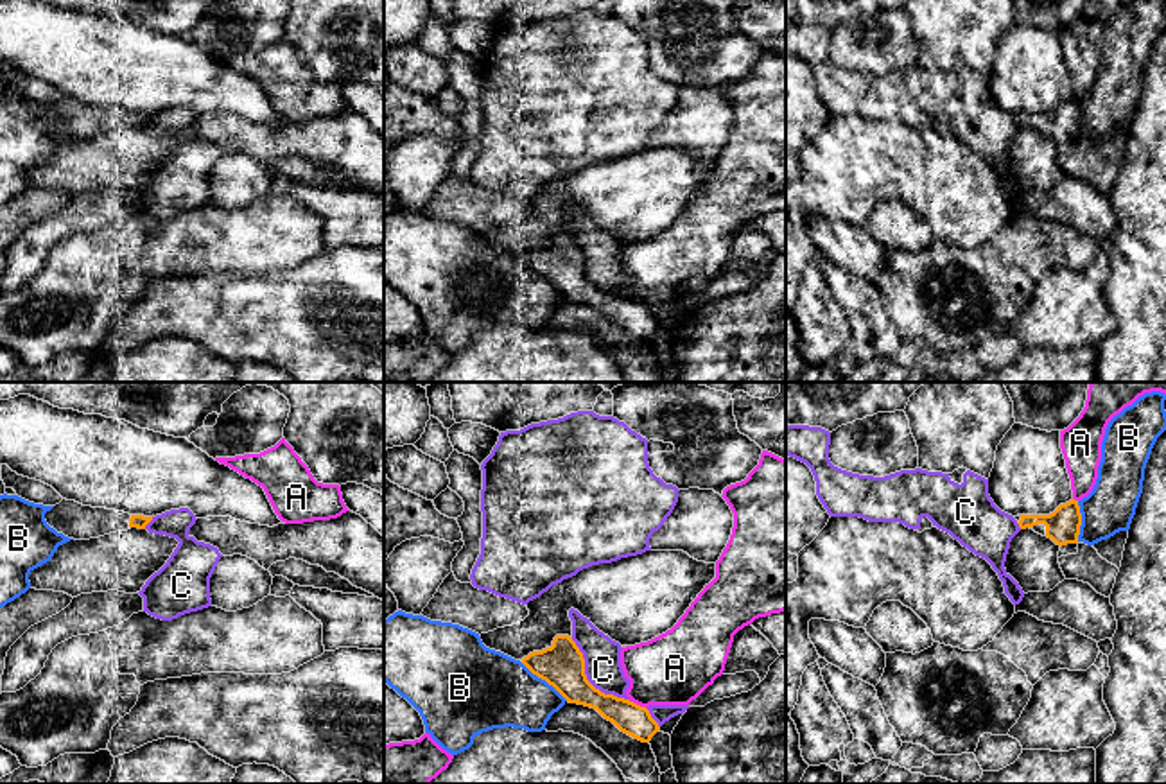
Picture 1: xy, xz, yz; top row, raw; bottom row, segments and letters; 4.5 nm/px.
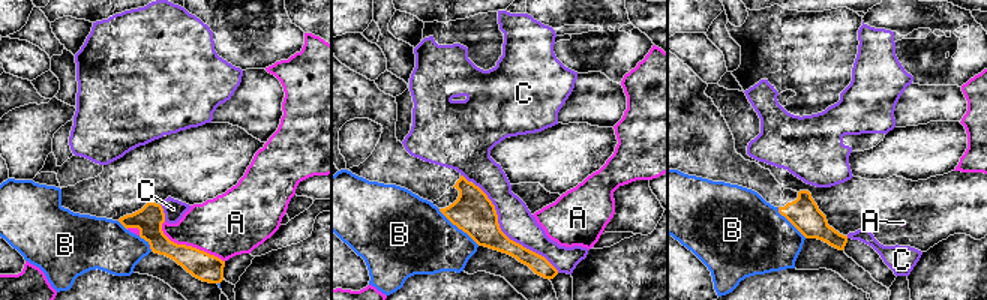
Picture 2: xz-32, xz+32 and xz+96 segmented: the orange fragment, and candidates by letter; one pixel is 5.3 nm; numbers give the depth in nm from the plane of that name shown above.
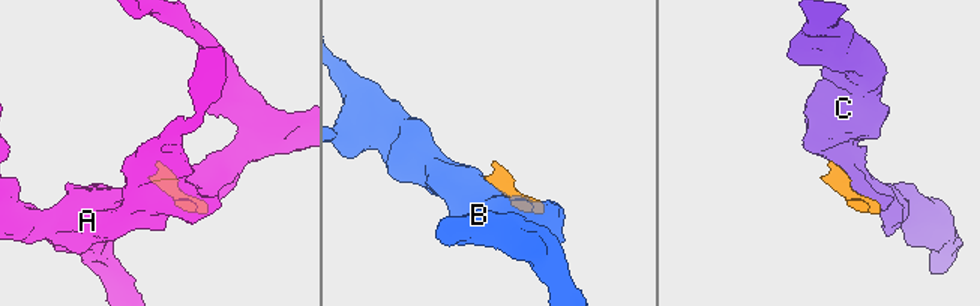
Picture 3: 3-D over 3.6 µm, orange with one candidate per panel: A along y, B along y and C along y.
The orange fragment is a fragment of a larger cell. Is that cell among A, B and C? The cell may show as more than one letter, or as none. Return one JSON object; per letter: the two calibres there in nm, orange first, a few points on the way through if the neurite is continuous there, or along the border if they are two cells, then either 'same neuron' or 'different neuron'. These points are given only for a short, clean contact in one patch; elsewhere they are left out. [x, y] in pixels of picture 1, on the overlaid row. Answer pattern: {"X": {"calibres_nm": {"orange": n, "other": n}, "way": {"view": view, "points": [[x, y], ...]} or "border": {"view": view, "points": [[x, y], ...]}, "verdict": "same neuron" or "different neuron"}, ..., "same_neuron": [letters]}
{"A": {"calibres_nm": {"orange": 140, "other": 320}, "verdict": "different neuron"}, "B": {"calibres_nm": {"orange": 200, "other": 340}, "verdict": "different neuron"}, "C": {"calibres_nm": {"orange": 200, "other": 170}, "verdict": "different neuron"}, "same_neuron": []}

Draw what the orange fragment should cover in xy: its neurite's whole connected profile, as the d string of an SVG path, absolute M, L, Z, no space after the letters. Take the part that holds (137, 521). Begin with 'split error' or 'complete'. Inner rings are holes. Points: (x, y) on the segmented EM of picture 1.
split error; M63 499L45 513L45 520L50 527L68 538L90 540L117 531L127 531L129 527L145 529L152 517L129 515L106 508L91 508Z

